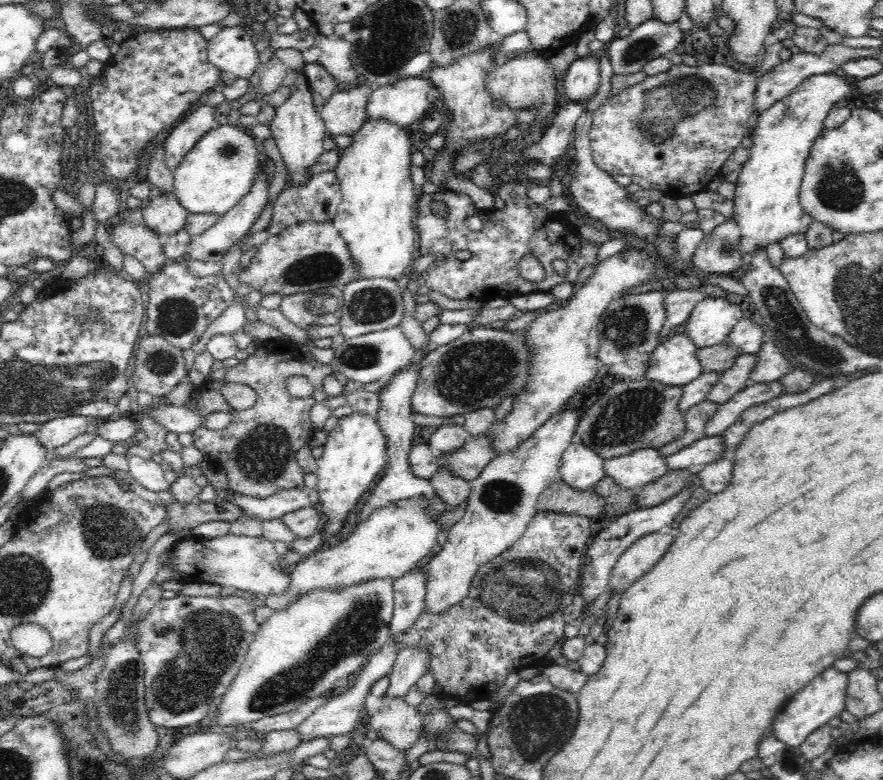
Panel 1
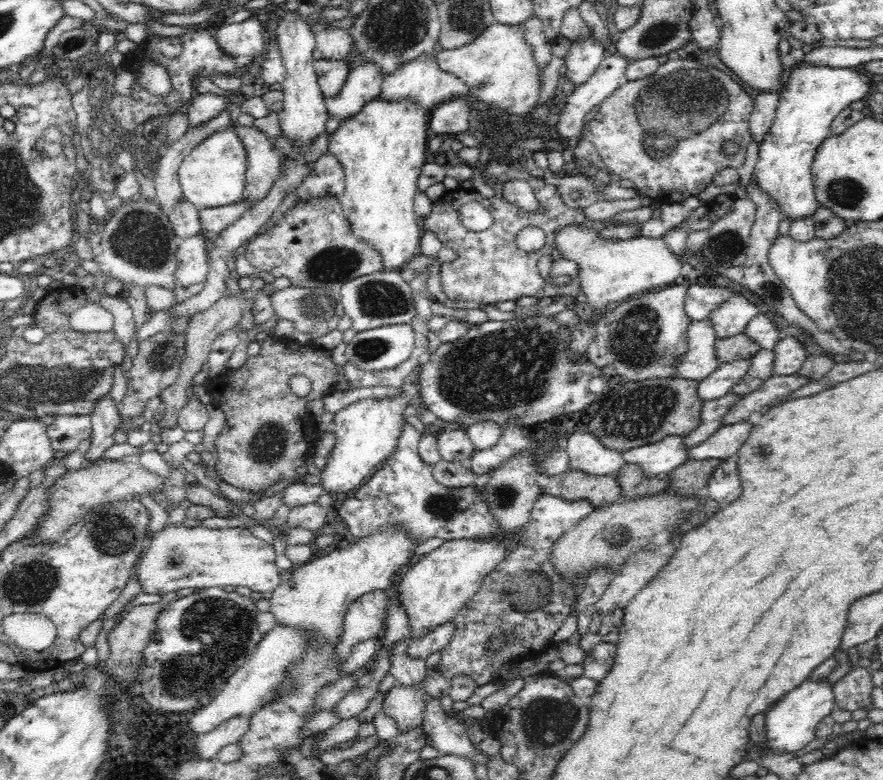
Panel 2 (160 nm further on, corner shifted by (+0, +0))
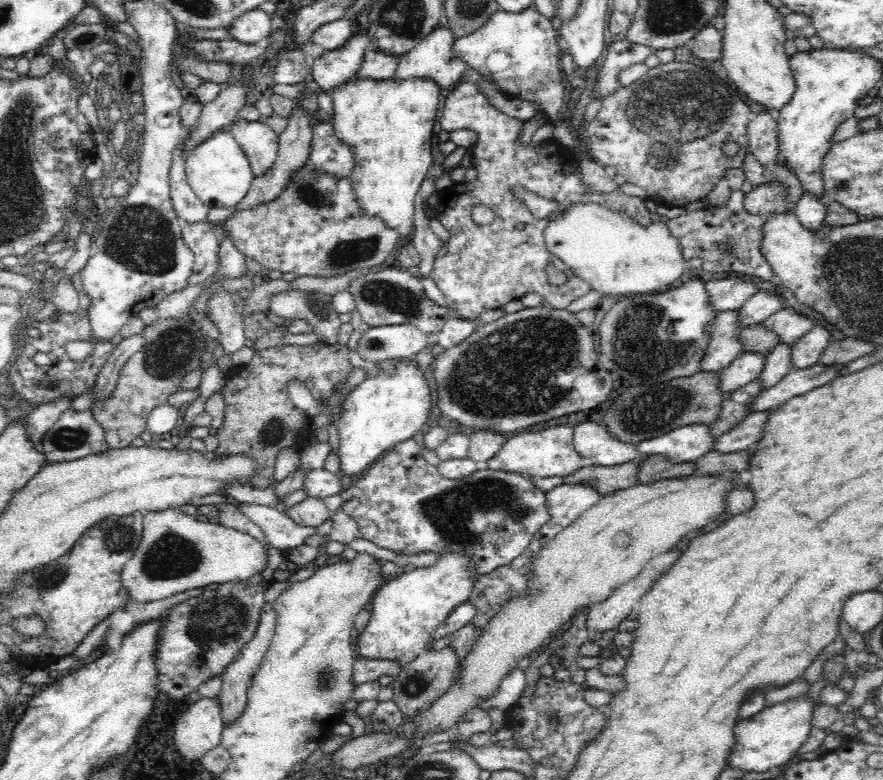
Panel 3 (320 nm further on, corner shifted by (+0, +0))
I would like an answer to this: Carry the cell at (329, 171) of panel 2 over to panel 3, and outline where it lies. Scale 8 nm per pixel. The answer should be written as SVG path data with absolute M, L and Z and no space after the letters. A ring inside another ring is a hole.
M320 116L312 128L308 162L313 168L322 173L330 173L336 179L348 177L354 168L354 147L336 138L330 118Z

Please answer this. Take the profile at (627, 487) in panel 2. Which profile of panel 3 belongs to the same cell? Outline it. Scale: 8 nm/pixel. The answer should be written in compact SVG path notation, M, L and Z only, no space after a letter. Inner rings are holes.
M652 454L640 464L638 483L653 483L664 479L684 478L694 474L694 470L696 470L696 461L672 463L664 455Z

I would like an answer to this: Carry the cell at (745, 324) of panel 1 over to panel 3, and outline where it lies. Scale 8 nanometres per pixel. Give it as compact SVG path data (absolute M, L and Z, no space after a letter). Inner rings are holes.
M792 308L781 309L762 320L762 327L766 327L778 337L778 342L792 345L798 338L804 336L816 321L796 312Z

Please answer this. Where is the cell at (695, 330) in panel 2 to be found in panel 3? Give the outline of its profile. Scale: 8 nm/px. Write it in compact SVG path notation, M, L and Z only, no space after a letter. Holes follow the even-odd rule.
M726 310L716 314L716 318L706 326L710 333L708 348L702 356L700 372L722 372L744 351L744 343L740 341L739 310Z

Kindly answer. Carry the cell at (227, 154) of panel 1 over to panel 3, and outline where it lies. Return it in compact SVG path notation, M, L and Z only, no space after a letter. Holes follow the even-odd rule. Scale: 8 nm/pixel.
M216 131L187 154L186 181L196 196L212 208L234 208L248 194L255 179L252 165L229 131Z

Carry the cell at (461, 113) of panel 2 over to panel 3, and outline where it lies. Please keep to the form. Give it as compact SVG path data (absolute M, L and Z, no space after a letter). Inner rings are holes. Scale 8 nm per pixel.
M467 67L467 69L464 71L464 74L462 75L461 81L459 82L458 86L456 86L456 88L452 91L450 91L447 96L446 96L446 100L445 100L445 104L444 104L444 108L442 108L442 116L440 116L439 121L440 121L440 126L442 129L448 131L449 133L452 132L453 130L472 130L476 133L478 133L478 140L476 141L476 144L473 144L470 148L469 151L471 152L472 158L474 158L474 162L473 162L473 167L477 169L478 171L478 175L477 178L475 179L475 182L469 182L469 183L465 183L465 182L461 182L461 183L454 183L452 184L449 188L442 190L440 192L439 195L439 202L436 204L436 219L439 220L442 223L442 226L446 227L446 230L448 230L450 232L450 240L448 240L448 243L446 243L442 249L440 249L440 254L436 254L436 260L434 260L434 270L432 270L432 280L434 280L434 282L437 284L438 289L440 289L440 291L442 291L442 293L444 294L444 298L446 298L446 305L448 305L448 309L450 309L453 313L453 316L458 316L461 317L462 319L471 319L471 320L475 320L478 322L478 315L482 314L483 312L487 312L488 310L497 310L497 309L503 309L504 306L506 306L506 304L508 304L509 302L512 302L514 300L520 300L523 296L527 295L528 293L536 293L539 294L543 301L549 305L551 308L554 309L567 309L568 306L574 302L574 300L588 294L591 291L591 286L588 285L588 283L586 283L586 281L582 278L579 278L578 276L575 276L574 274L572 274L572 272L570 272L570 270L566 270L566 272L568 272L568 274L566 274L566 276L568 276L568 279L566 280L566 283L561 284L561 285L554 285L554 284L550 284L550 282L548 282L548 276L546 275L545 272L545 267L546 265L550 262L553 263L554 260L556 260L556 258L554 258L554 256L548 252L548 249L546 249L546 244L544 241L544 231L546 229L546 226L548 226L548 222L550 222L553 218L557 217L557 213L561 213L561 211L566 210L570 205L576 204L576 203L587 203L588 201L592 202L592 203L596 203L596 204L600 204L600 205L604 205L604 207L610 207L610 209L614 209L614 211L622 211L622 213L626 213L628 215L632 215L632 217L634 217L634 219L636 219L636 221L638 221L638 223L640 223L641 226L650 226L650 223L652 223L652 214L650 213L650 211L648 211L648 209L646 208L646 206L644 205L644 199L642 197L636 197L636 196L628 196L626 195L623 191L621 191L620 189L616 189L613 190L612 192L609 193L600 193L600 194L596 194L592 191L586 191L586 188L588 188L588 185L586 185L586 183L584 183L584 181L582 181L582 173L580 173L580 165L577 161L574 160L573 157L573 149L565 149L563 145L560 145L559 142L557 142L556 140L545 140L542 141L541 143L537 144L536 146L532 146L531 143L526 144L526 146L520 141L520 136L522 136L522 132L524 132L524 123L525 121L517 119L512 117L512 115L507 115L506 113L504 113L504 111L500 111L500 109L494 107L494 105L492 105L492 103L490 103L490 99L488 99L488 97L486 97L486 93L484 93L484 91L486 91L488 88L492 88L494 87L494 81L492 81L492 79L490 79L490 77L482 77L482 75L480 75L480 73L478 73L478 71ZM514 186L523 186L526 190L529 190L530 192L533 192L534 194L536 194L536 196L541 196L542 198L546 198L546 200L553 200L554 202L558 203L558 212L556 212L556 214L548 214L548 216L546 216L545 219L538 219L536 218L536 216L534 216L534 213L532 213L532 211L530 211L530 209L528 209L528 206L526 206L526 203L524 203L524 201L522 201L522 199L518 199L518 197L516 197L516 195L514 195L514 191L512 191L512 188L514 188ZM482 204L484 206L487 206L488 208L491 208L493 210L493 219L492 222L488 223L488 226L479 226L478 224L474 223L474 219L472 219L472 208L476 208L476 206L482 206Z

